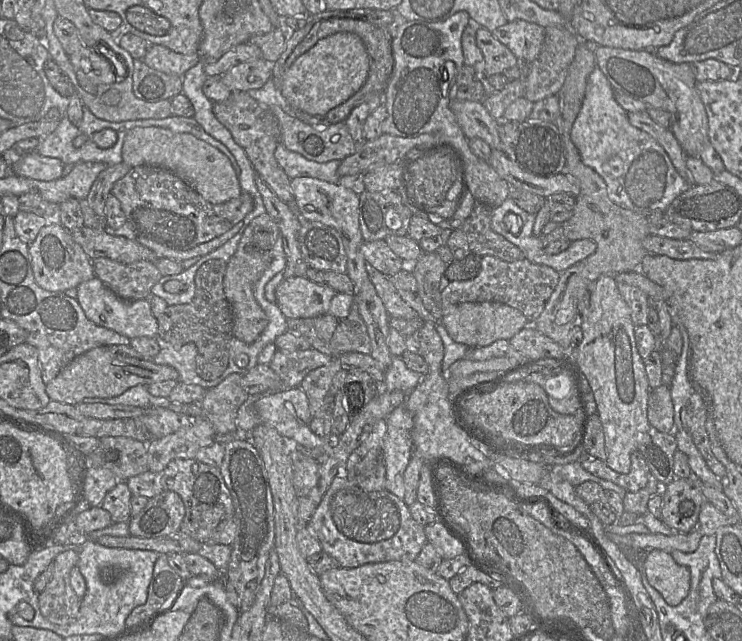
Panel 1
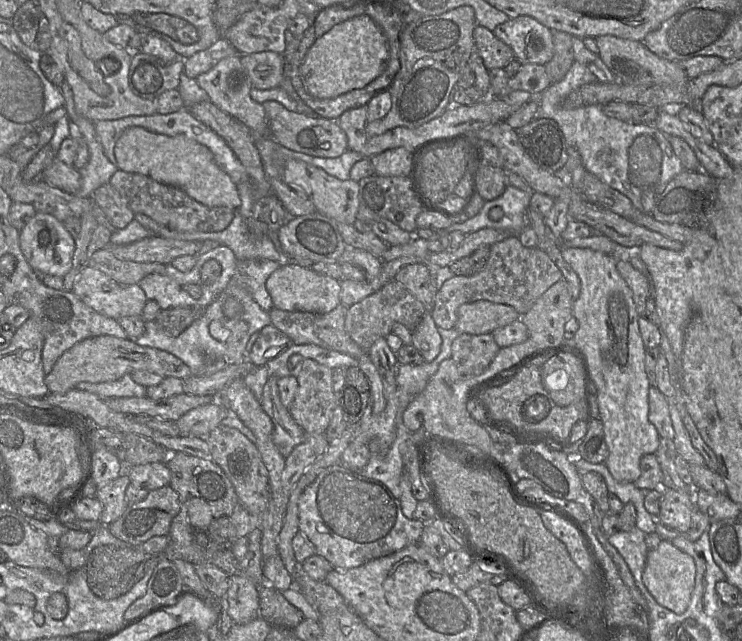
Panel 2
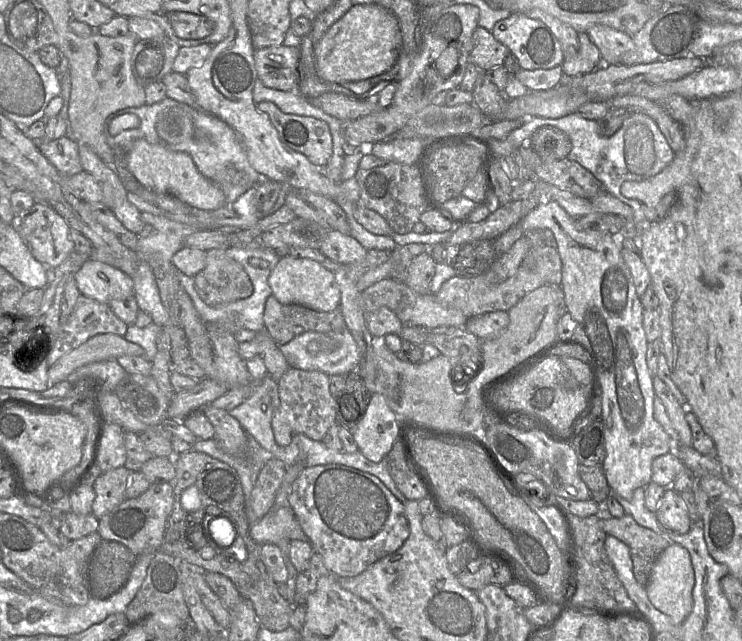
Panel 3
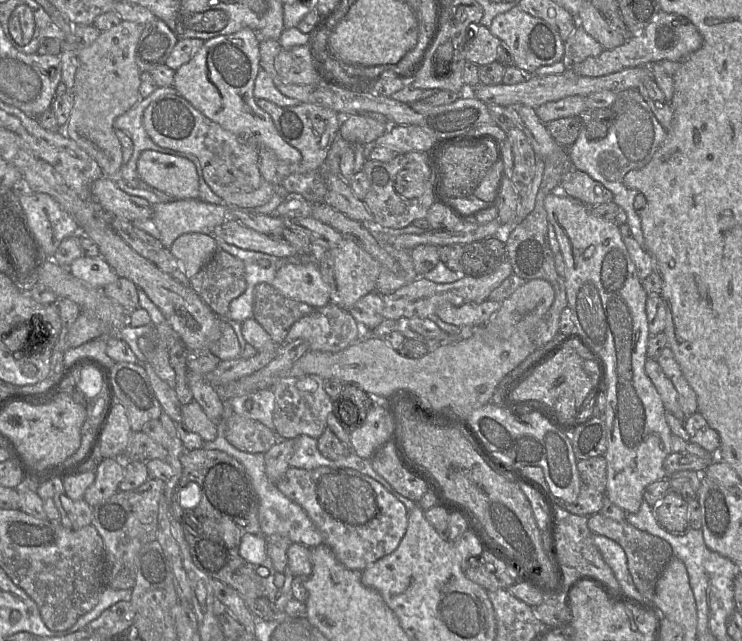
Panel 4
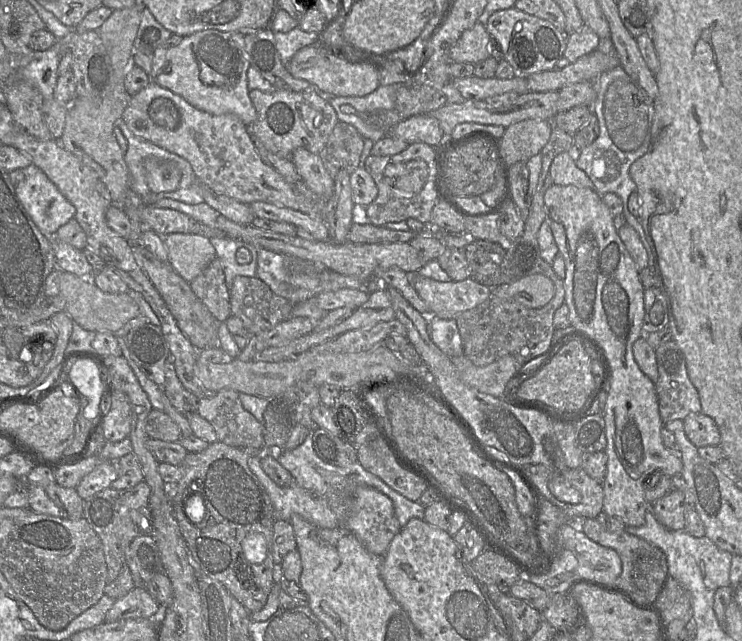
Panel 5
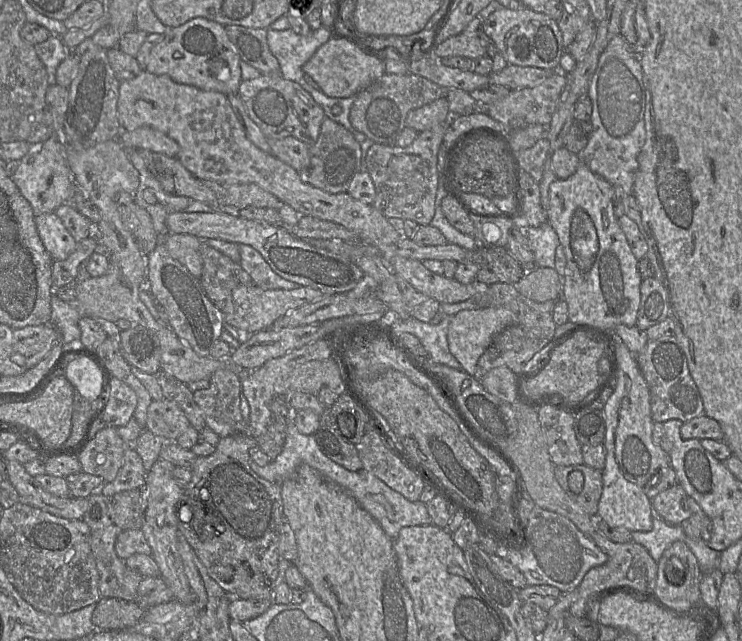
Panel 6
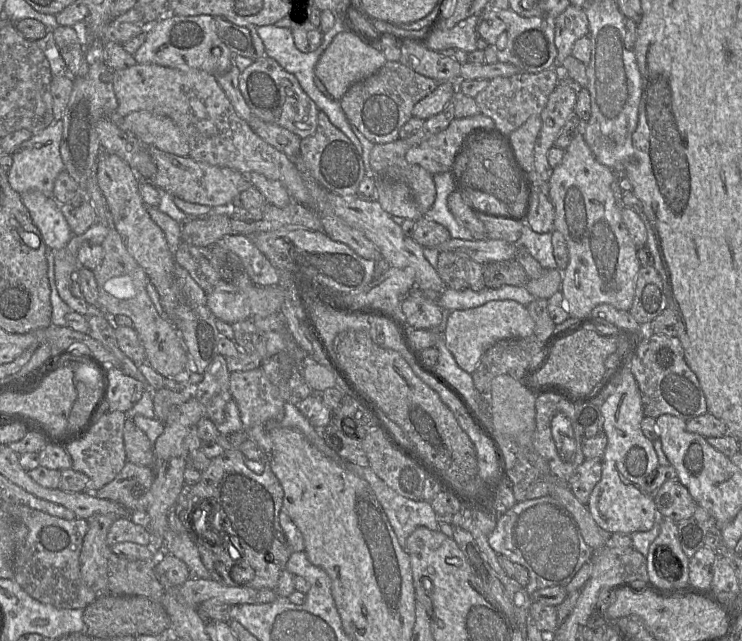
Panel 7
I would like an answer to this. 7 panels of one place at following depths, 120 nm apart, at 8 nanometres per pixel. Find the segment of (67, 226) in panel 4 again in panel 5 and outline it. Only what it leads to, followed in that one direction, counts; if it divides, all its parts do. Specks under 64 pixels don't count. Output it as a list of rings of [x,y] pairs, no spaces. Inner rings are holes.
[[[34,164],[28,167],[27,176],[15,189],[33,222],[51,240],[61,226],[75,218],[75,207]]]

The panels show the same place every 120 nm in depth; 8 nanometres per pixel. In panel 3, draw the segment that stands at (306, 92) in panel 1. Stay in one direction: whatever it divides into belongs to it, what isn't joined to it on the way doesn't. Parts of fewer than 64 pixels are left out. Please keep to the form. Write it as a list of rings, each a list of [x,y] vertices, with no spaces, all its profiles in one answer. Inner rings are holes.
[[[376,3],[354,5],[315,45],[317,75],[323,81],[341,85],[377,76],[395,65],[401,44],[399,22],[391,11]]]

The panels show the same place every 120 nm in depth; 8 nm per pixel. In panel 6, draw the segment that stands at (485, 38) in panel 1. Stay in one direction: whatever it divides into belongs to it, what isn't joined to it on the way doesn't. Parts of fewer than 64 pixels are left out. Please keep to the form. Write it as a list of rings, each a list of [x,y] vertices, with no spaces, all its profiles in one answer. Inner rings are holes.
[[[475,17],[460,34],[437,44],[433,55],[439,58],[462,56],[470,59],[487,55],[486,43],[480,37],[481,25],[482,21]]]

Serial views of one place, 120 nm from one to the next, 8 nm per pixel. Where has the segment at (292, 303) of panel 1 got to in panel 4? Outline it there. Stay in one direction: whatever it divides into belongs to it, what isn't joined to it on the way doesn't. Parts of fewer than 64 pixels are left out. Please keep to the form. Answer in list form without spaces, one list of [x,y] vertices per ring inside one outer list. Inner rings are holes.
[[[287,263],[276,271],[272,286],[285,298],[313,308],[330,303],[330,288],[318,263]]]

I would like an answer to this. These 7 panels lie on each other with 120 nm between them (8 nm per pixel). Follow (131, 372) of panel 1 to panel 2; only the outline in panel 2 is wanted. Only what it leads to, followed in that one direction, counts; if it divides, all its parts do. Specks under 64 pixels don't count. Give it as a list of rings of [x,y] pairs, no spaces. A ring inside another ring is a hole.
[[[102,335],[86,338],[66,350],[55,363],[52,371],[45,376],[49,392],[66,393],[81,382],[104,383],[120,379],[135,370],[146,370],[164,377],[187,379],[190,368],[175,355],[156,348],[146,347],[129,338]]]

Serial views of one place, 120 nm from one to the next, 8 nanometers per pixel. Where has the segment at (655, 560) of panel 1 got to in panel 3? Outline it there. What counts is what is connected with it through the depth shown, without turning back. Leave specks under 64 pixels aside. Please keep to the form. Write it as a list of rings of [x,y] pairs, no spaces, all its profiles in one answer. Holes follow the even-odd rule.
[[[677,543],[669,545],[657,557],[645,586],[653,606],[669,616],[675,624],[681,624],[693,610],[695,573],[689,551]]]

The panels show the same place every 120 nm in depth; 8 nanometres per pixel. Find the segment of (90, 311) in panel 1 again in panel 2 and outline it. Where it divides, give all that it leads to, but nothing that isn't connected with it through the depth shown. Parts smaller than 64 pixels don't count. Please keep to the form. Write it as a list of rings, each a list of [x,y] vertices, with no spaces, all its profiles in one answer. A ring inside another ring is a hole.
[[[88,265],[84,267],[74,282],[72,291],[87,306],[95,311],[115,319],[127,316],[141,316],[143,309],[148,301],[144,291],[138,284],[122,285],[100,270]]]

